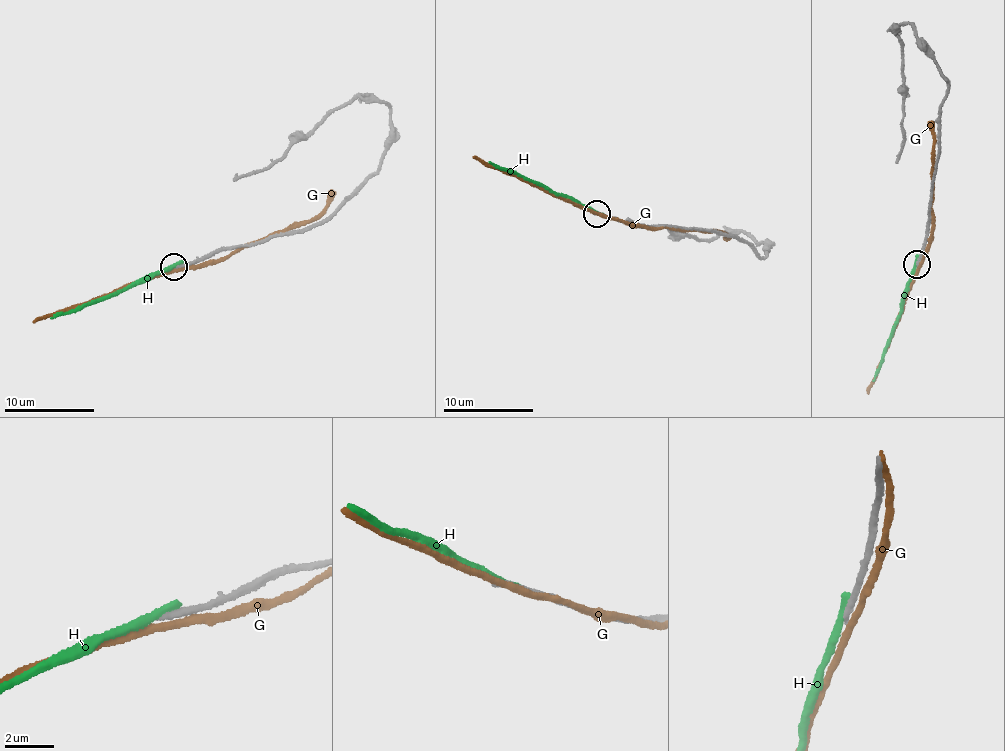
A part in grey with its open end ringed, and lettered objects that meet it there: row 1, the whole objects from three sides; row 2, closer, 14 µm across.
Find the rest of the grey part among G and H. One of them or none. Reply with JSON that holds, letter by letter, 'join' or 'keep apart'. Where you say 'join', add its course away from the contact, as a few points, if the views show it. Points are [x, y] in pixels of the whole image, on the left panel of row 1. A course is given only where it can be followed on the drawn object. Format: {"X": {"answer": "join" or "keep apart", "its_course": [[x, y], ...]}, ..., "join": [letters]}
{"G": {"answer": "keep apart"}, "H": {"answer": "keep apart"}, "join": []}

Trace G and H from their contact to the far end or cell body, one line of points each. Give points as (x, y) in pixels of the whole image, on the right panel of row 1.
G: (922, 261), (934, 227), (930, 206), (933, 140), (927, 121)
H: (916, 262), (878, 371), (872, 380)

